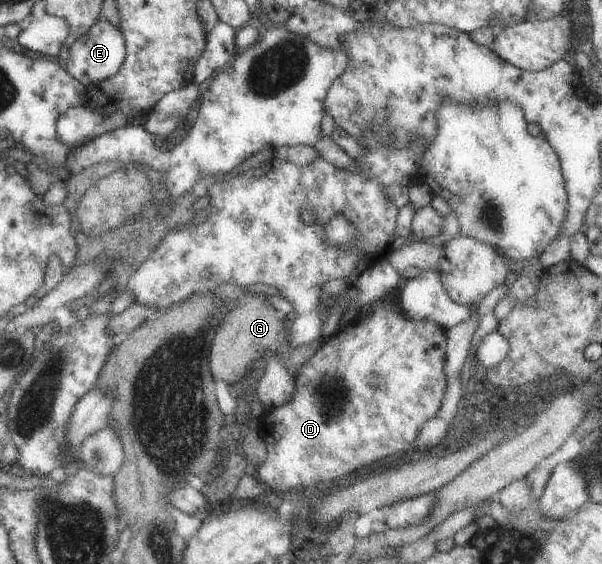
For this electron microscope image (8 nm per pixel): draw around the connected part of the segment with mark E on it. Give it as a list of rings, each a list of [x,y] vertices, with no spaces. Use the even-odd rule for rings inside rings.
[[[96,19],[81,36],[68,47],[68,58],[64,70],[83,85],[90,87],[116,74],[125,57],[125,44],[118,28],[107,20]]]

